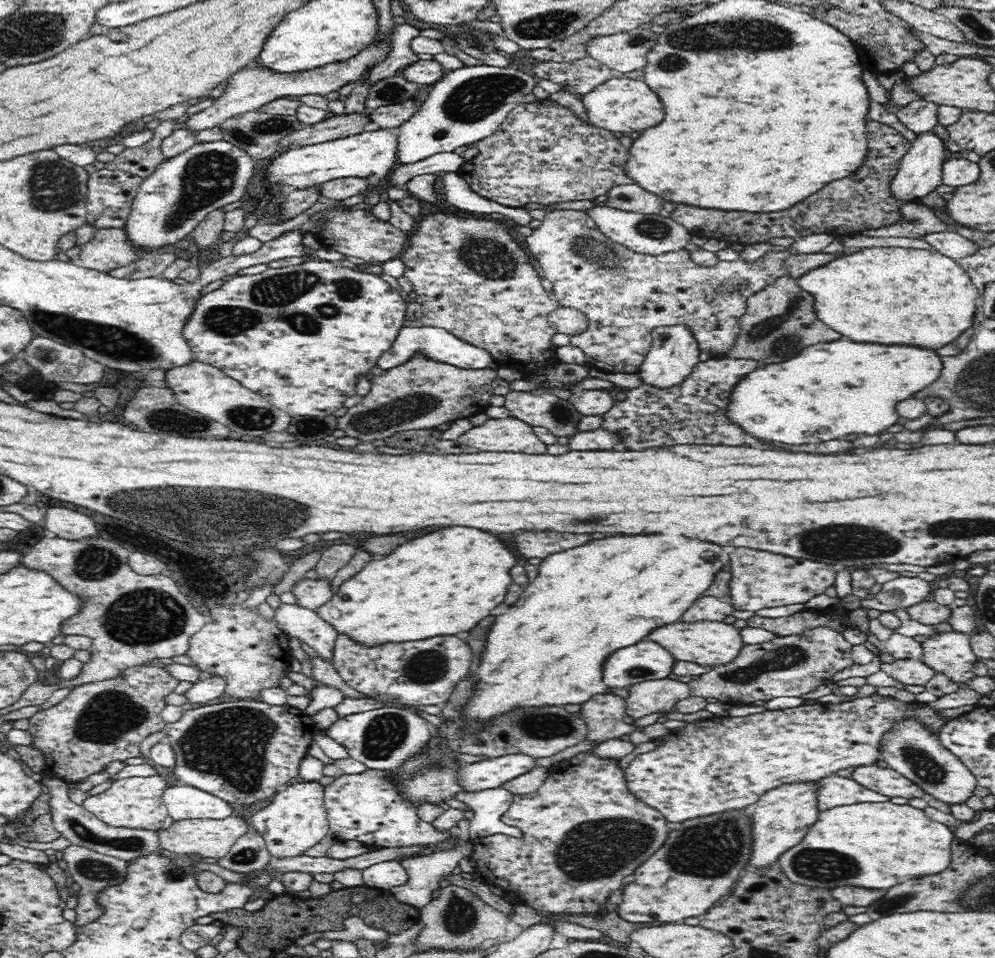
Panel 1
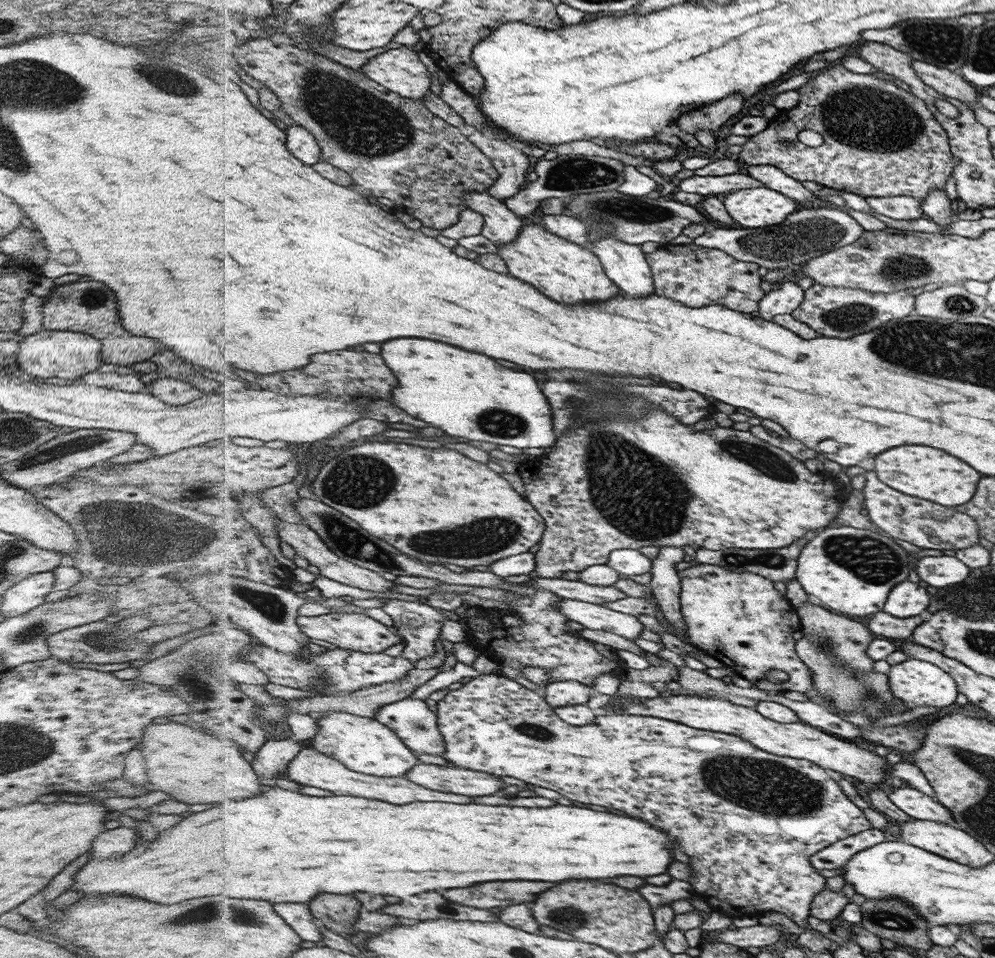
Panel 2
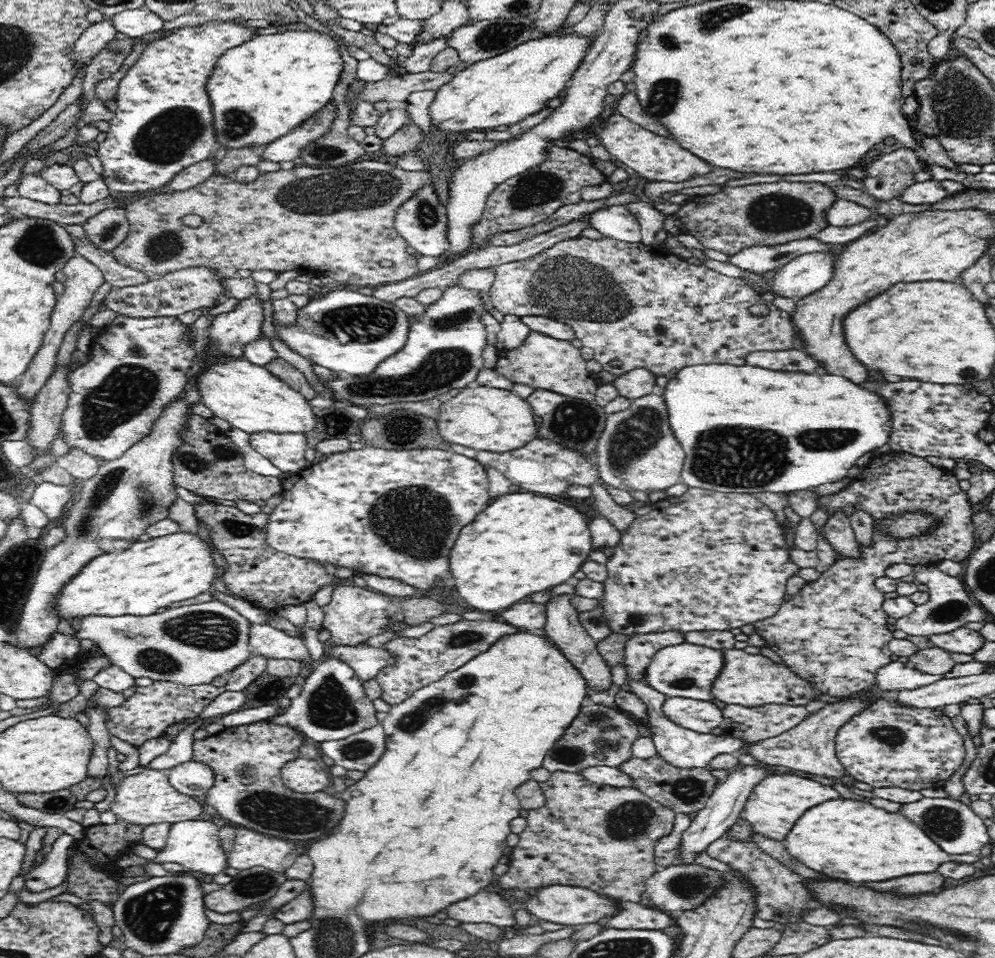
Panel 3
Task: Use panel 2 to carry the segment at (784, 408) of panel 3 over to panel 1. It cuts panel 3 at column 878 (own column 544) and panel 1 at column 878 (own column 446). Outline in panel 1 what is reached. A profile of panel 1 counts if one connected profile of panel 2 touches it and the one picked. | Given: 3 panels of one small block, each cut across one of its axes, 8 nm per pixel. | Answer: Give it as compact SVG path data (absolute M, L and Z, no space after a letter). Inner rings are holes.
M834 340L810 346L792 360L780 364L768 364L743 378L734 390L731 414L734 422L742 422L752 436L764 440L778 440L786 444L824 442L830 438L842 438L852 432L876 434L898 420L894 404L913 397L940 376L943 358L936 350L908 344L872 344L872 342L848 342Z

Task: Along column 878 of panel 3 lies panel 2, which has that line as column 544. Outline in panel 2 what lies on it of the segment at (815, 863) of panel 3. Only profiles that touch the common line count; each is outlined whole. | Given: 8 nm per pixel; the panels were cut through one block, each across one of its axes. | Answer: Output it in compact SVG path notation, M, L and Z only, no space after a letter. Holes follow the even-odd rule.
M266 780L264 782L270 786L270 792L266 796L260 796L260 798L252 798L252 800L244 800L244 802L222 802L222 804L216 804L216 812L214 808L210 810L204 810L200 814L194 814L194 816L188 816L184 818L180 824L176 824L170 832L162 832L158 836L156 842L146 842L146 844L138 844L134 847L134 850L130 854L125 854L120 860L106 860L102 858L91 858L90 862L87 862L82 870L76 874L74 886L68 889L78 892L82 890L84 894L90 894L90 896L96 896L96 894L128 894L128 896L138 896L138 898L146 898L146 900L152 900L152 902L160 902L160 904L176 904L176 902L182 902L182 900L188 900L188 898L200 898L200 896L232 896L232 898L256 898L256 900L272 900L274 904L282 903L294 903L300 902L300 904L310 904L314 898L318 898L322 892L336 892L336 894L354 894L354 892L374 892L374 894L384 894L384 896L395 896L399 898L399 902L404 902L408 898L416 898L416 896L422 896L422 894L430 894L430 892L440 892L444 894L446 890L450 888L468 888L472 886L474 882L494 882L494 880L540 880L540 882L562 882L562 880L568 880L568 878L614 878L614 876L656 876L656 874L664 874L668 864L672 862L672 854L670 849L672 846L677 845L677 842L673 838L669 837L663 830L656 830L655 826L652 826L650 822L644 822L639 818L633 816L627 816L620 812L618 814L608 814L608 812L596 812L596 810L588 810L588 808L576 808L576 806L552 806L552 808L516 808L516 806L482 806L482 804L450 804L450 802L414 802L414 804L408 804L408 806L396 806L396 804L390 804L390 802L382 802L382 800L370 800L370 798L356 798L356 796L328 796L328 798L320 798L320 796L306 796L306 794L293 792L286 789L280 789L276 786L276 780Z

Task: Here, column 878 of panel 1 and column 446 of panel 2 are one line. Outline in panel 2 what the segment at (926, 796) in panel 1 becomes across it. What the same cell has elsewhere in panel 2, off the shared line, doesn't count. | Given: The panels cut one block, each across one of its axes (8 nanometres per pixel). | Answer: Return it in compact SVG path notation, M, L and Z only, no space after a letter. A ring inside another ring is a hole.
M420 763L405 777L432 790L454 792L464 796L488 796L498 792L500 786L505 786L498 776L456 765L450 767Z

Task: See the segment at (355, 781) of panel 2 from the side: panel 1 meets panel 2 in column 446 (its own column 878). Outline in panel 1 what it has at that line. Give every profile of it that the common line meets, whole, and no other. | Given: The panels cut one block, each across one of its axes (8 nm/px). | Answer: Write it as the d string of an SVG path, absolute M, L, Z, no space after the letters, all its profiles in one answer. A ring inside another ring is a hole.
M837 774L821 780L820 810L830 810L834 806L854 804L854 802L880 802L880 794L858 784L852 777Z

